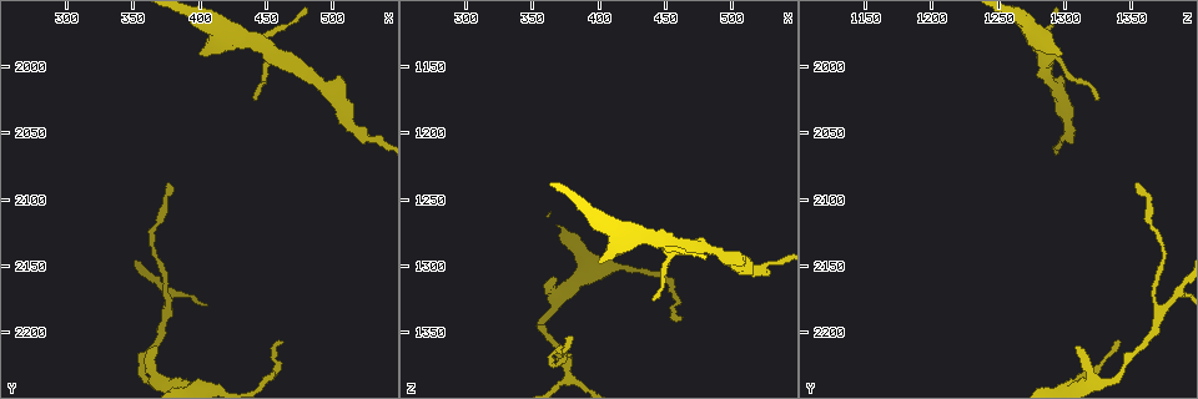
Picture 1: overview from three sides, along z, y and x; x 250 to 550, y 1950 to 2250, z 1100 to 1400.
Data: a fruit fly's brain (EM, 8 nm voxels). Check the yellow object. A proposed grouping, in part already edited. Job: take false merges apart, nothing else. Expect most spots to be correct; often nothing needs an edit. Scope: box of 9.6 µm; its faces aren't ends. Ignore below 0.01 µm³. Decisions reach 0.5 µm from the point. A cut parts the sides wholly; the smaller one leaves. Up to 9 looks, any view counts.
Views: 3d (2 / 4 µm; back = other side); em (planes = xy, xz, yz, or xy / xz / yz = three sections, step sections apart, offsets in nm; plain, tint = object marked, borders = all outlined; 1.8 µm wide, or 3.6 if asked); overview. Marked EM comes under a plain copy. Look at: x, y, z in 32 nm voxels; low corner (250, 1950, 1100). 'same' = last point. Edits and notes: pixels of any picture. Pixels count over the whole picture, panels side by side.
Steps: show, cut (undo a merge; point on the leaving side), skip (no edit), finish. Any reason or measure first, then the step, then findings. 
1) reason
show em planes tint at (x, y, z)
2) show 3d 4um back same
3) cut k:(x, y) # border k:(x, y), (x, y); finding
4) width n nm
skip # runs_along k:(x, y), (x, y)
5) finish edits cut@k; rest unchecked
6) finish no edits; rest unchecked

thick turns thin
show 3d 4um at (518, 2050, 1304)

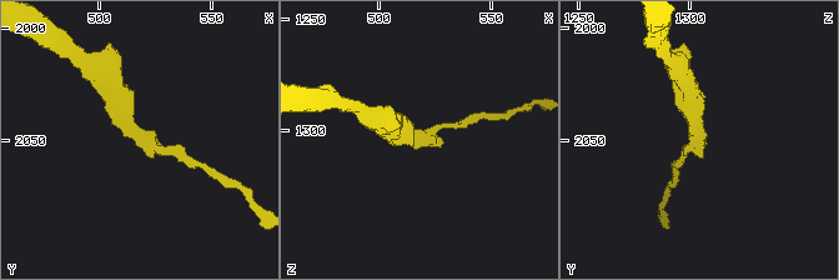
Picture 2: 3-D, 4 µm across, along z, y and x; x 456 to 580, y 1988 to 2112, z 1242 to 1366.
show em planes borders at (520, 2049, 1302)

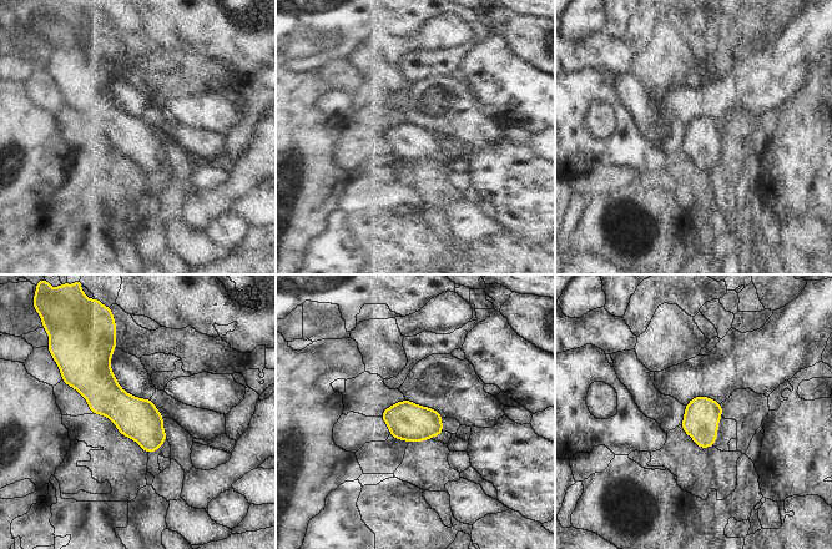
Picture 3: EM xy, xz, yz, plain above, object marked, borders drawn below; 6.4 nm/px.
skip # runs_along 3:(110, 344), (102, 388), (152, 448); continuous, no second neuron

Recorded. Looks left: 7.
arms part here
show 3d 2um back at (456, 1990, 1284)

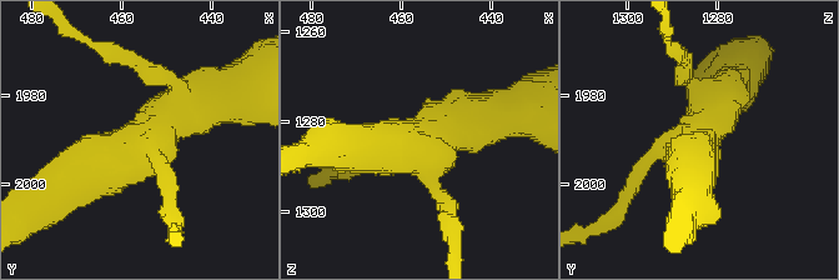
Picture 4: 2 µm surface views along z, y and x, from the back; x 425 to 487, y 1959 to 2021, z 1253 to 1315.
shape alone is not enough
show em planes tint at (457, 1991, 1286)

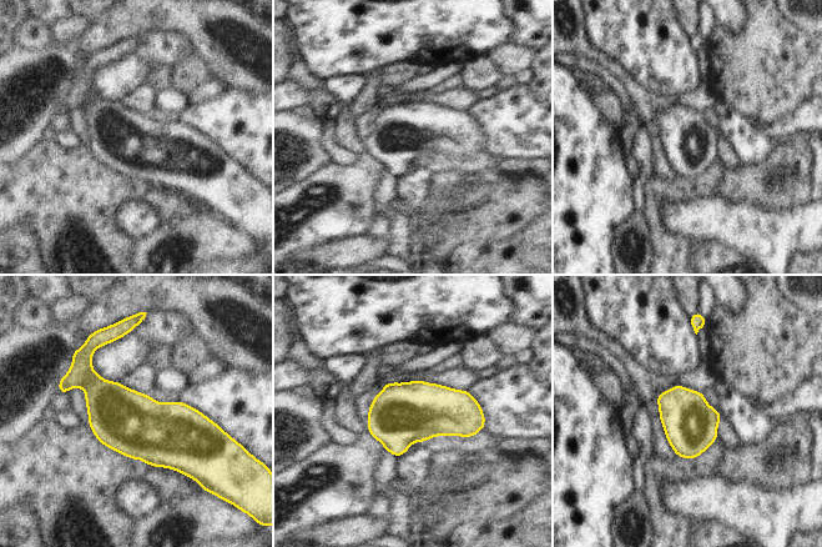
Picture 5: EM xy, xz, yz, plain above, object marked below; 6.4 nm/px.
skip # all the same neuron

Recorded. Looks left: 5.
three-way junction
show 3d 2um back at (376, 2182, 1370)

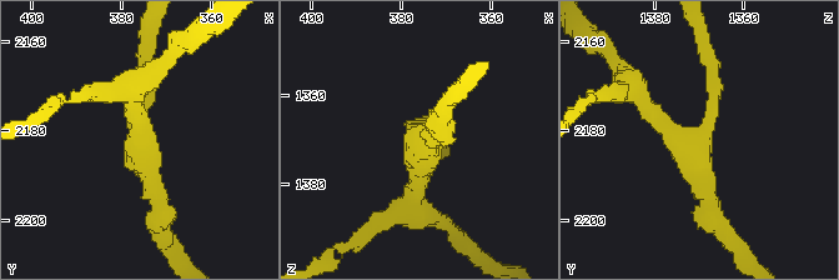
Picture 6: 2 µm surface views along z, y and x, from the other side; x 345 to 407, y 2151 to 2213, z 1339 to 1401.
show em planes tint at (375, 2184, 1370)

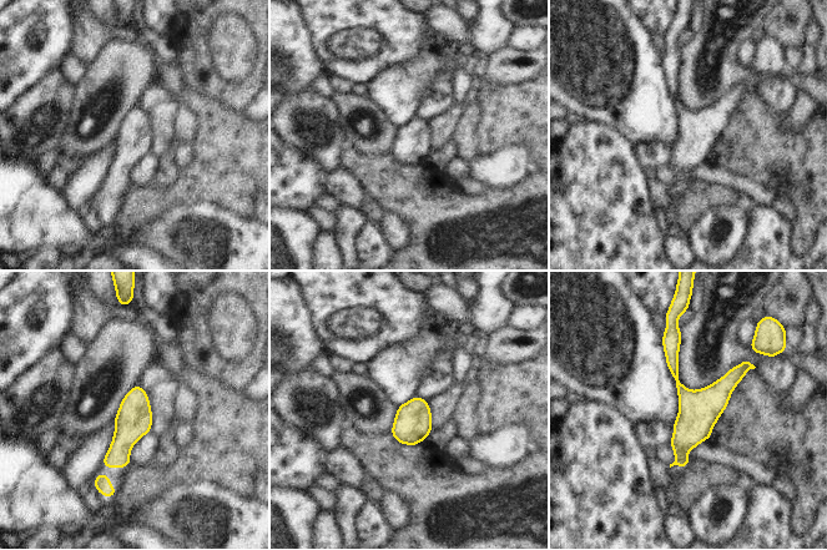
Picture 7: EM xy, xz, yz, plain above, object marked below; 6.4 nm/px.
skip # runs_along 7:(675, 337), (685, 463); continuous, no second neuron

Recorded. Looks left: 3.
calibre changes
show em planes tint at (360, 2234, 1340)

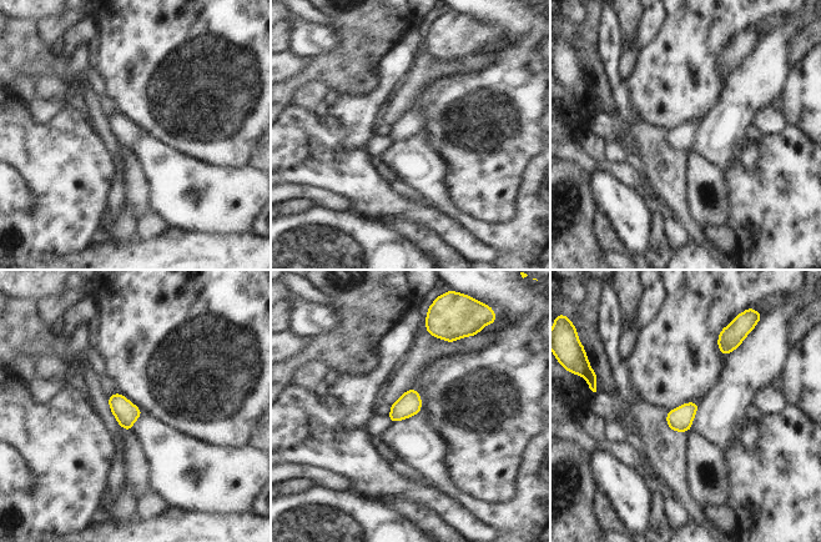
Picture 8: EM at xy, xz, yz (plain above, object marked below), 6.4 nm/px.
skip # all the same neuron

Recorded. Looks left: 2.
finish no edits; rest unchecked

